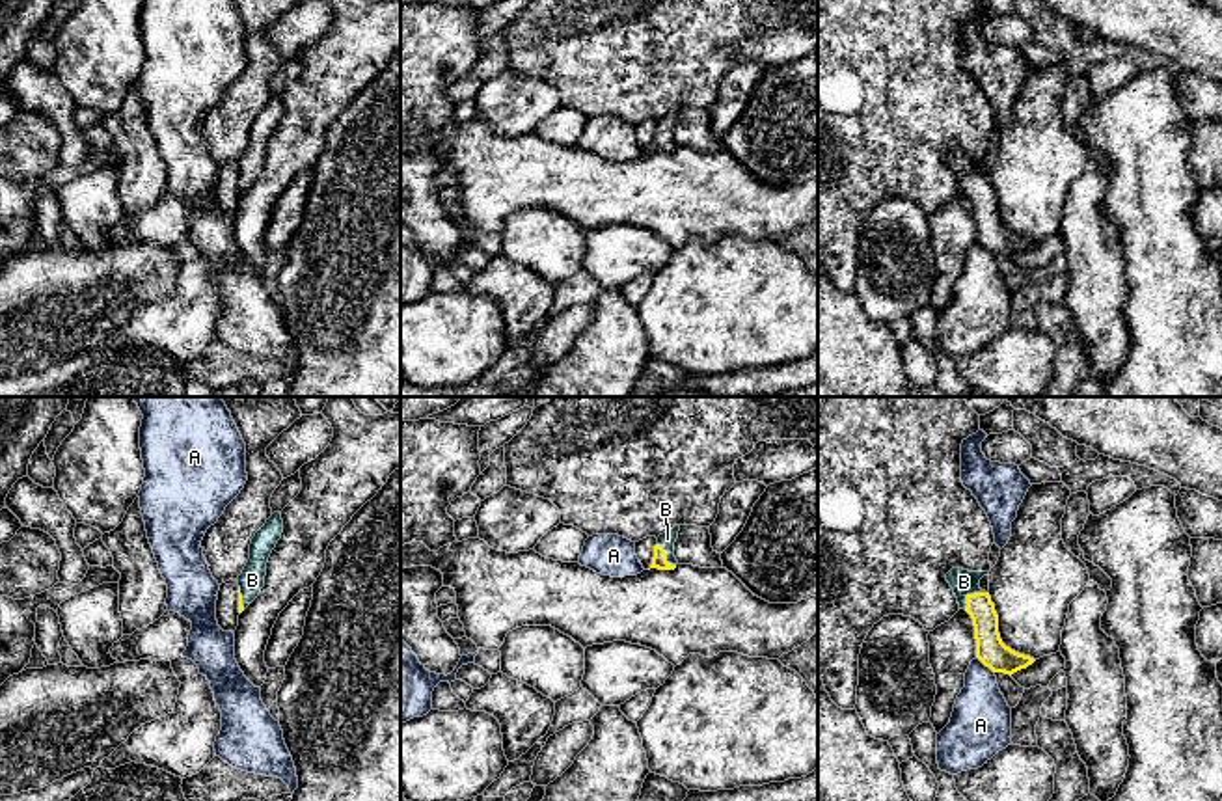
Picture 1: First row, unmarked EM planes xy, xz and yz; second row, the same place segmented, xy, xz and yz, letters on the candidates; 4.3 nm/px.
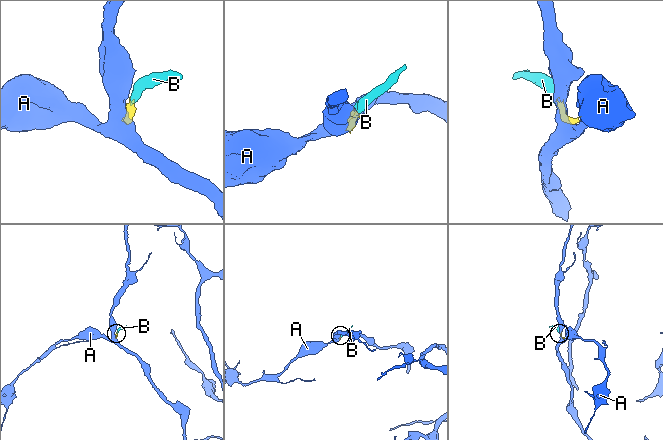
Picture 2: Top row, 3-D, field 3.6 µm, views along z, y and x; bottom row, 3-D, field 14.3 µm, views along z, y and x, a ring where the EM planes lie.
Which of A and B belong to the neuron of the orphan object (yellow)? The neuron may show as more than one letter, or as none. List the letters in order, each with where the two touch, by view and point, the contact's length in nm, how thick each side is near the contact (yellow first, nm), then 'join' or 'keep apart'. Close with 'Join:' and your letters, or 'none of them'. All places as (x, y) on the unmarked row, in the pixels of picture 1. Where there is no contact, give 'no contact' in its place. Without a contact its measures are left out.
A: meets yellow in yz at (986, 248); contact 110 nm long; 130 nm thick on the yellow side, 260 nm on the other; keep apart
B: meets yellow in yz at (969, 177); contact 120 nm long; 130 nm thick on the yellow side, 110 nm on the other; join
Join: B

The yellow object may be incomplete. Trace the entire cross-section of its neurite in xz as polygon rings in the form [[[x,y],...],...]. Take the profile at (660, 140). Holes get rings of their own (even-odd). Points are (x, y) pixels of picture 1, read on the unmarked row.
[[[674,108],[672,112],[658,119],[650,151],[658,151],[658,153],[676,151],[678,143],[674,140],[674,125],[678,121],[678,114],[680,114],[680,108]]]

